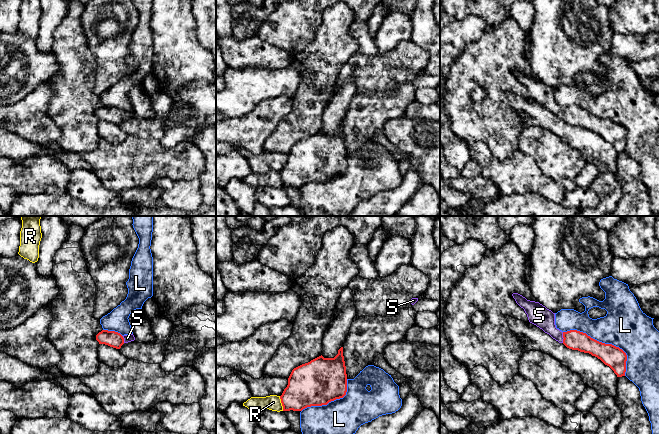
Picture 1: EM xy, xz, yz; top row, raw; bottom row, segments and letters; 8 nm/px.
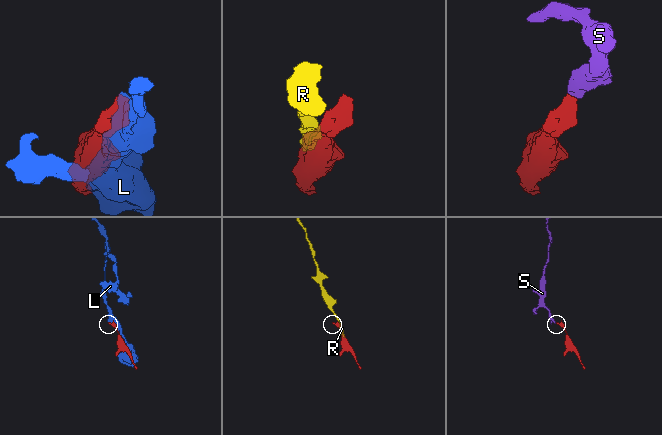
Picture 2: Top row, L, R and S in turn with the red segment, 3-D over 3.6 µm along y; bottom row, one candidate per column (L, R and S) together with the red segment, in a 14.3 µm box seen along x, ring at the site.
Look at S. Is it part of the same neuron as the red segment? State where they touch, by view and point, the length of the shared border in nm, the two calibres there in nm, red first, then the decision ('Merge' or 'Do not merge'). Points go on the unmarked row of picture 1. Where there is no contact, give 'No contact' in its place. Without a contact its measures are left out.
Touches red at yz (563, 113). Shared border 90 nm. Thickness 160 nm (red) against 160 nm. Merge

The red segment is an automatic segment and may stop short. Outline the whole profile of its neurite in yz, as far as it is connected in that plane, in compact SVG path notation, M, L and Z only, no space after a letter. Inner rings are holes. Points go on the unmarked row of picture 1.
M513 69L512 72L524 85L530 99L542 105L559 119L563 119L567 124L597 133L609 142L617 153L625 152L627 131L622 125L612 120L599 118L577 106L562 108L556 104L555 89L551 86L539 78L527 76L518 69Z

